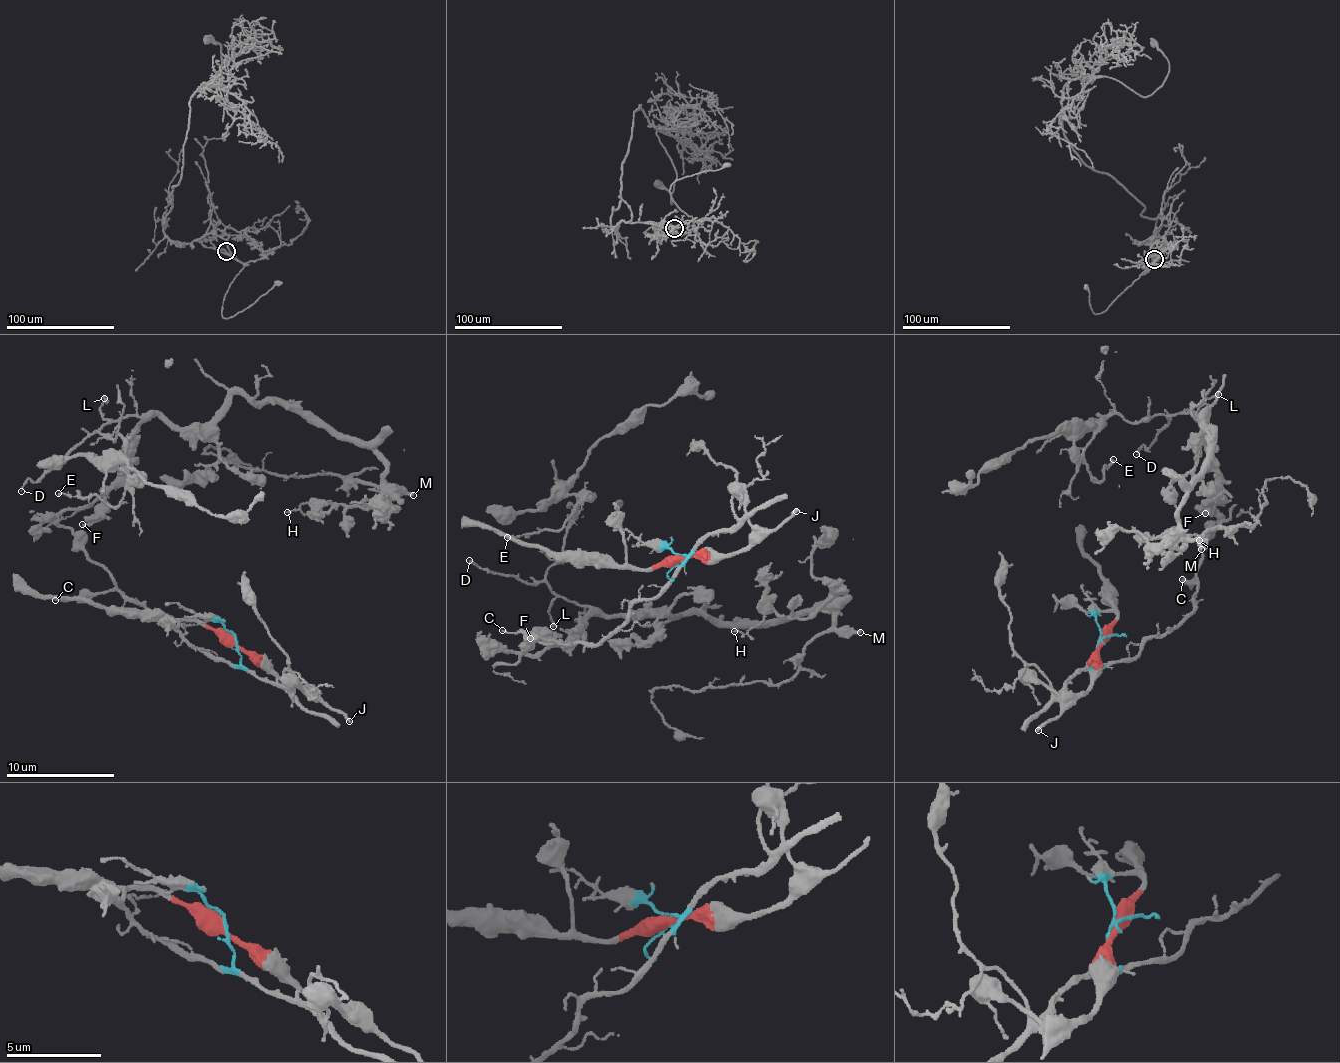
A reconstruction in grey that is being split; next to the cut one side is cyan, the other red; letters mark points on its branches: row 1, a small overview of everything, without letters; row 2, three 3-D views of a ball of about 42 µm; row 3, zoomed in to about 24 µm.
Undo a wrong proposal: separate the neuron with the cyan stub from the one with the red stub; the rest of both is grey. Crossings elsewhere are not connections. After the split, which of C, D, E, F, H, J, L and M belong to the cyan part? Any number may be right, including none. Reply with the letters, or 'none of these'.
C, D, E, F, H, L, M

